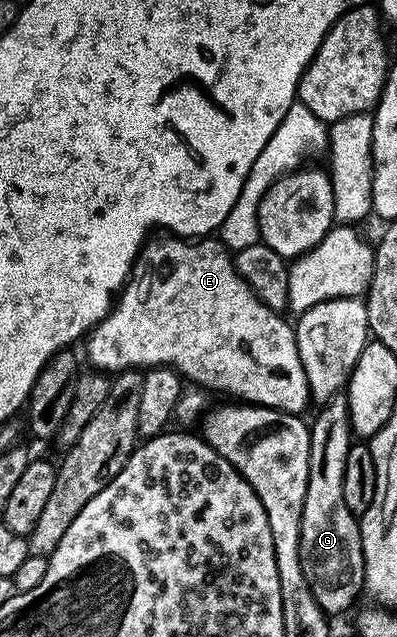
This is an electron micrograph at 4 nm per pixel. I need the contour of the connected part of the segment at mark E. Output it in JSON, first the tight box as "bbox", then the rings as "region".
{"bbox":[86,237,312,415],"region":[[[167,237],[171,239],[148,238],[139,248],[139,258],[132,266],[131,274],[123,288],[114,300],[111,312],[86,336],[87,359],[96,372],[118,373],[120,371],[134,371],[136,369],[150,369],[152,367],[165,367],[170,365],[178,371],[184,380],[192,379],[194,386],[199,389],[211,391],[224,391],[227,395],[236,395],[236,400],[256,407],[273,407],[282,409],[289,415],[299,415],[306,409],[307,403],[312,402],[311,390],[307,385],[305,371],[301,365],[301,357],[297,353],[295,329],[290,322],[286,323],[280,312],[273,311],[260,301],[247,282],[239,276],[235,267],[232,252],[224,247],[215,237],[203,237],[198,241],[188,241],[183,237]]]}

